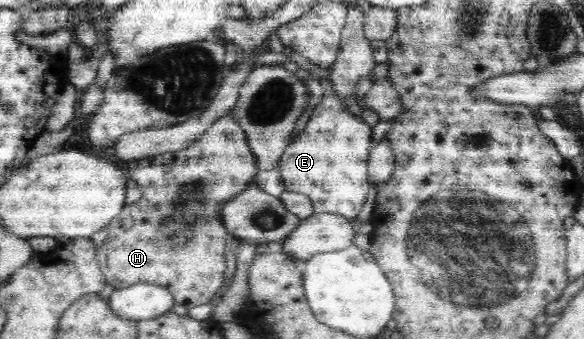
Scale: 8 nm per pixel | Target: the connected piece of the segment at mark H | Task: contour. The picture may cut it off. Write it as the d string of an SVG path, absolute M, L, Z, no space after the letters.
M228 114L227 116L218 118L205 131L205 134L202 134L195 142L184 149L127 161L123 166L127 172L127 176L131 176L140 187L142 196L137 202L127 203L123 207L123 210L105 227L108 235L101 246L96 248L96 259L103 276L106 278L106 282L114 286L115 289L122 289L138 282L150 282L167 287L171 295L173 295L175 305L185 305L189 309L200 305L207 305L213 300L215 293L223 286L223 278L225 278L225 240L227 240L228 232L221 218L221 208L225 202L245 190L246 186L253 182L260 172L257 169L255 155L249 149L245 131L241 128L237 119L231 114Z

